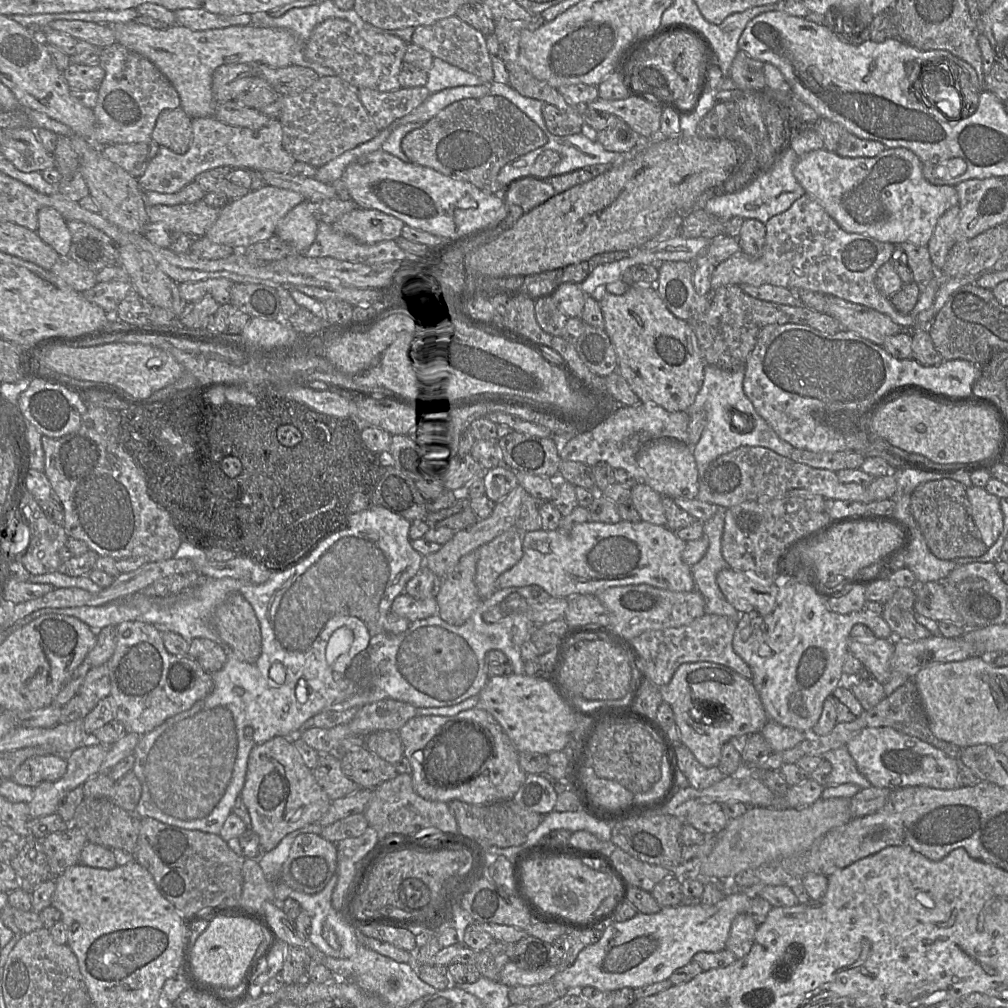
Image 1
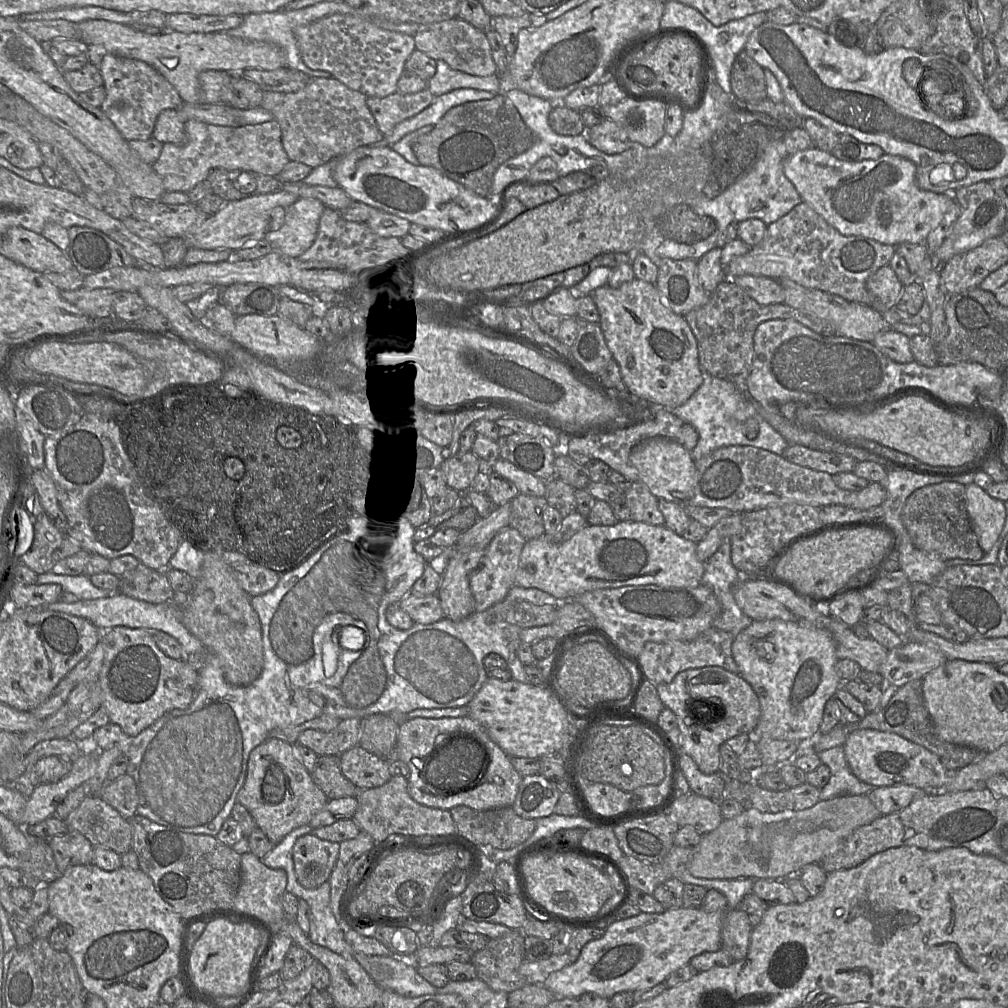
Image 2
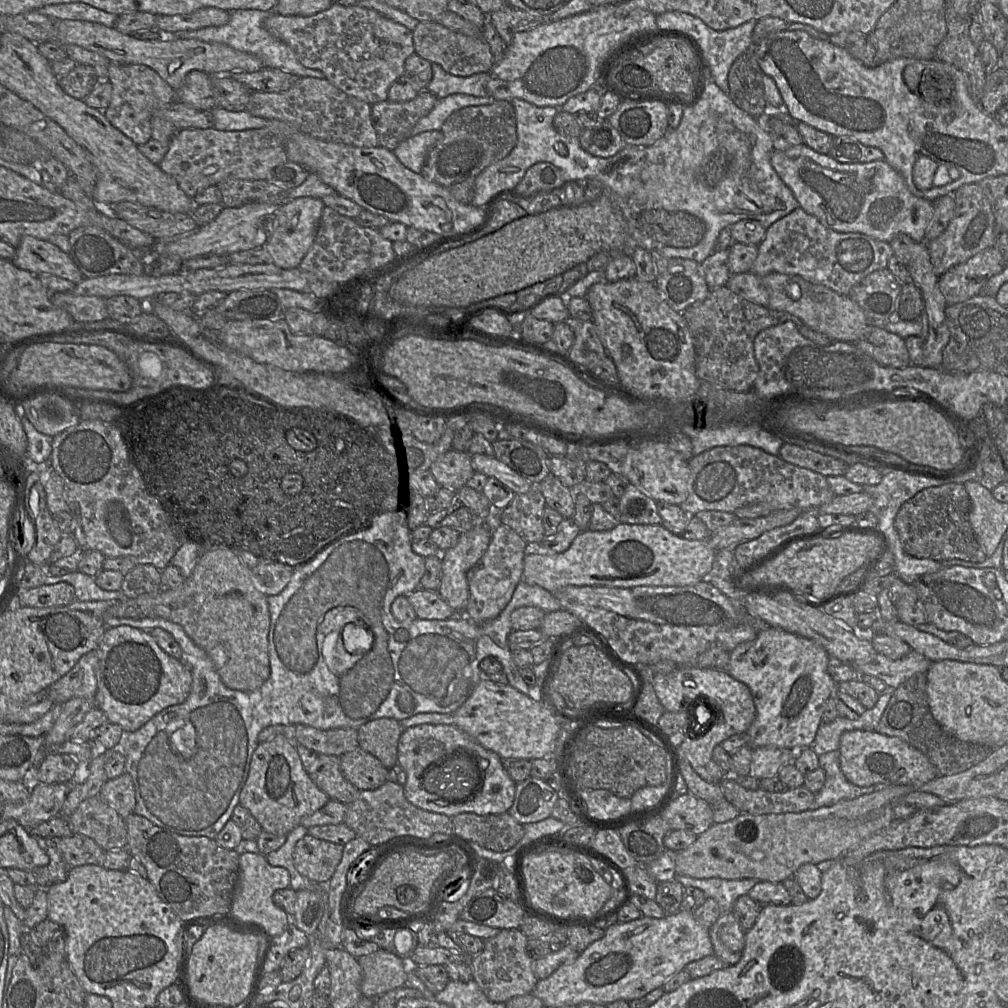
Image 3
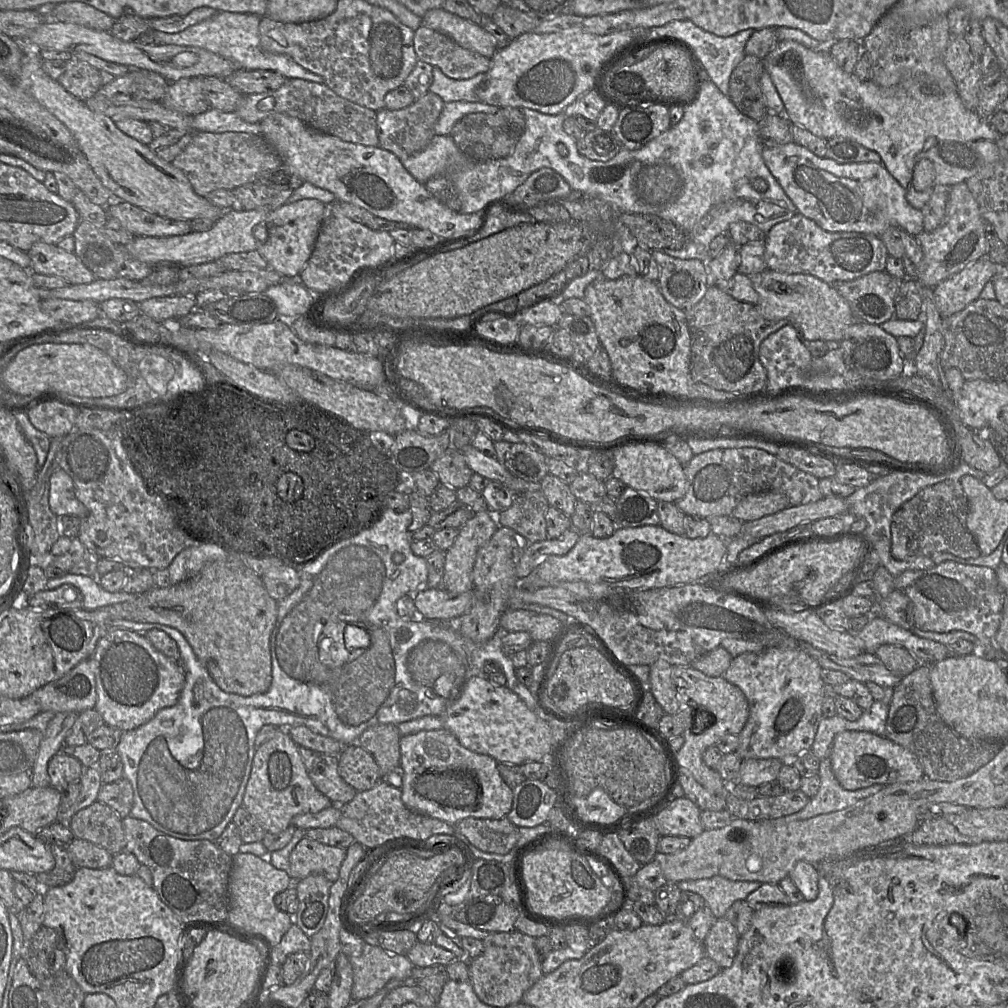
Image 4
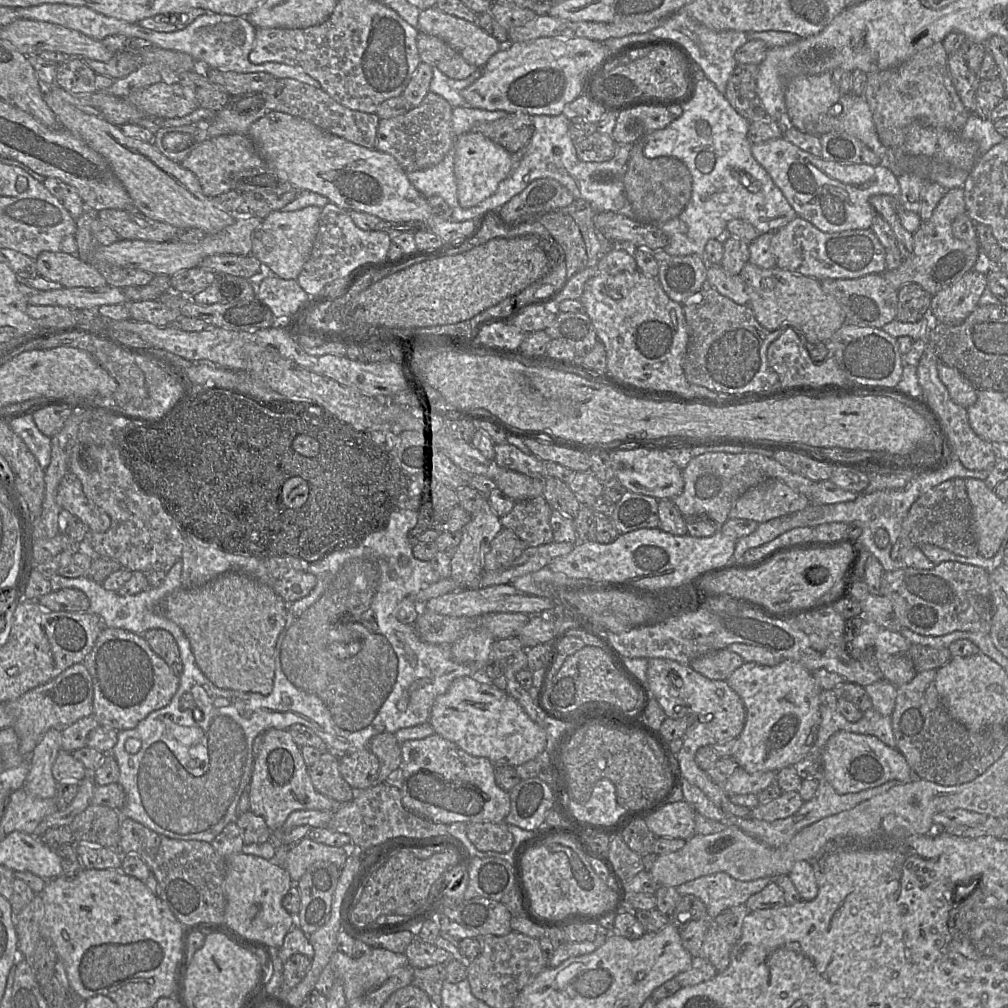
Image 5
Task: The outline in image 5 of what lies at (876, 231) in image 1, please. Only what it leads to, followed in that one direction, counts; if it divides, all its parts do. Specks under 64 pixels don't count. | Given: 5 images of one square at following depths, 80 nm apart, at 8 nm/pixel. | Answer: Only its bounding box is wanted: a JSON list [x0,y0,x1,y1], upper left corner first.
[751,137,922,234]

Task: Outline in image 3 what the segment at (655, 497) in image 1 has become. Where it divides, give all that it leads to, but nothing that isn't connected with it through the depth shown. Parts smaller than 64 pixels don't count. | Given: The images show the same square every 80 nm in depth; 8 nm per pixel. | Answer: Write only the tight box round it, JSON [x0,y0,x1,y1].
[618,484,661,524]

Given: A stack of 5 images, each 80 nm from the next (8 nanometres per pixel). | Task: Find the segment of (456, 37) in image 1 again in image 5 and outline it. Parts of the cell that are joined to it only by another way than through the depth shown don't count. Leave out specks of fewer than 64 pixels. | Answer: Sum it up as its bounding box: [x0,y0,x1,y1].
[417,32,476,79]

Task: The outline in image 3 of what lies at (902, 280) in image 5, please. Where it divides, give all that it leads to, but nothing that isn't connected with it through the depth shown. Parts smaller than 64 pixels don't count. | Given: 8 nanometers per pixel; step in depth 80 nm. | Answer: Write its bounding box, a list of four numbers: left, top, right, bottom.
[926,184,996,277]

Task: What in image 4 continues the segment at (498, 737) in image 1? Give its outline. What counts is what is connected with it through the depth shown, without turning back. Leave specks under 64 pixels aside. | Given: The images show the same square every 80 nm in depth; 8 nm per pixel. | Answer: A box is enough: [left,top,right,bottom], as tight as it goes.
[400,727,513,825]

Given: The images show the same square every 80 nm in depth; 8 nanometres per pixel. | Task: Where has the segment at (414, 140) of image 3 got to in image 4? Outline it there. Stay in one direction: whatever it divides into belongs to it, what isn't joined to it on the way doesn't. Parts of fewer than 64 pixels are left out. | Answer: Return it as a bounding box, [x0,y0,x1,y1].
[400,135,459,185]

